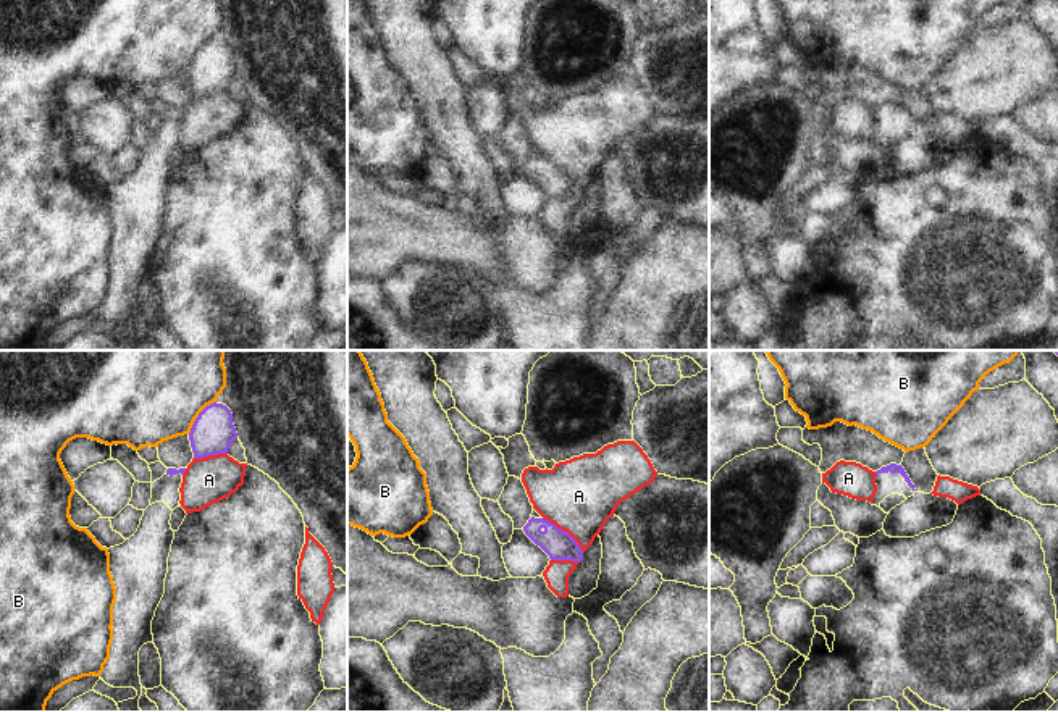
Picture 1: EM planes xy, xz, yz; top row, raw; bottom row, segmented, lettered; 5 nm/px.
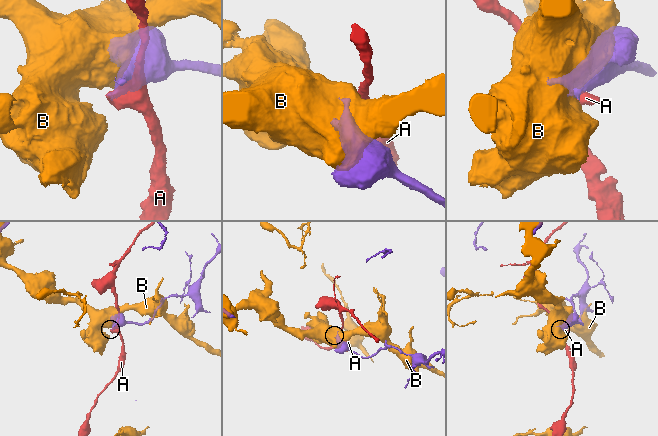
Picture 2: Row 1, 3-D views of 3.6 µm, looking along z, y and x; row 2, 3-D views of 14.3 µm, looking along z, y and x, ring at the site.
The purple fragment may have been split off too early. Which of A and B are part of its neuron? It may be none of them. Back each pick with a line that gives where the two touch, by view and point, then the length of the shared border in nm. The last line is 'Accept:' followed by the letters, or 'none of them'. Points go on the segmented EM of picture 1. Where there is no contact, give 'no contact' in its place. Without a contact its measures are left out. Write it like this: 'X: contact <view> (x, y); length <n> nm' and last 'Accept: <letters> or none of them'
Accept: none of them

